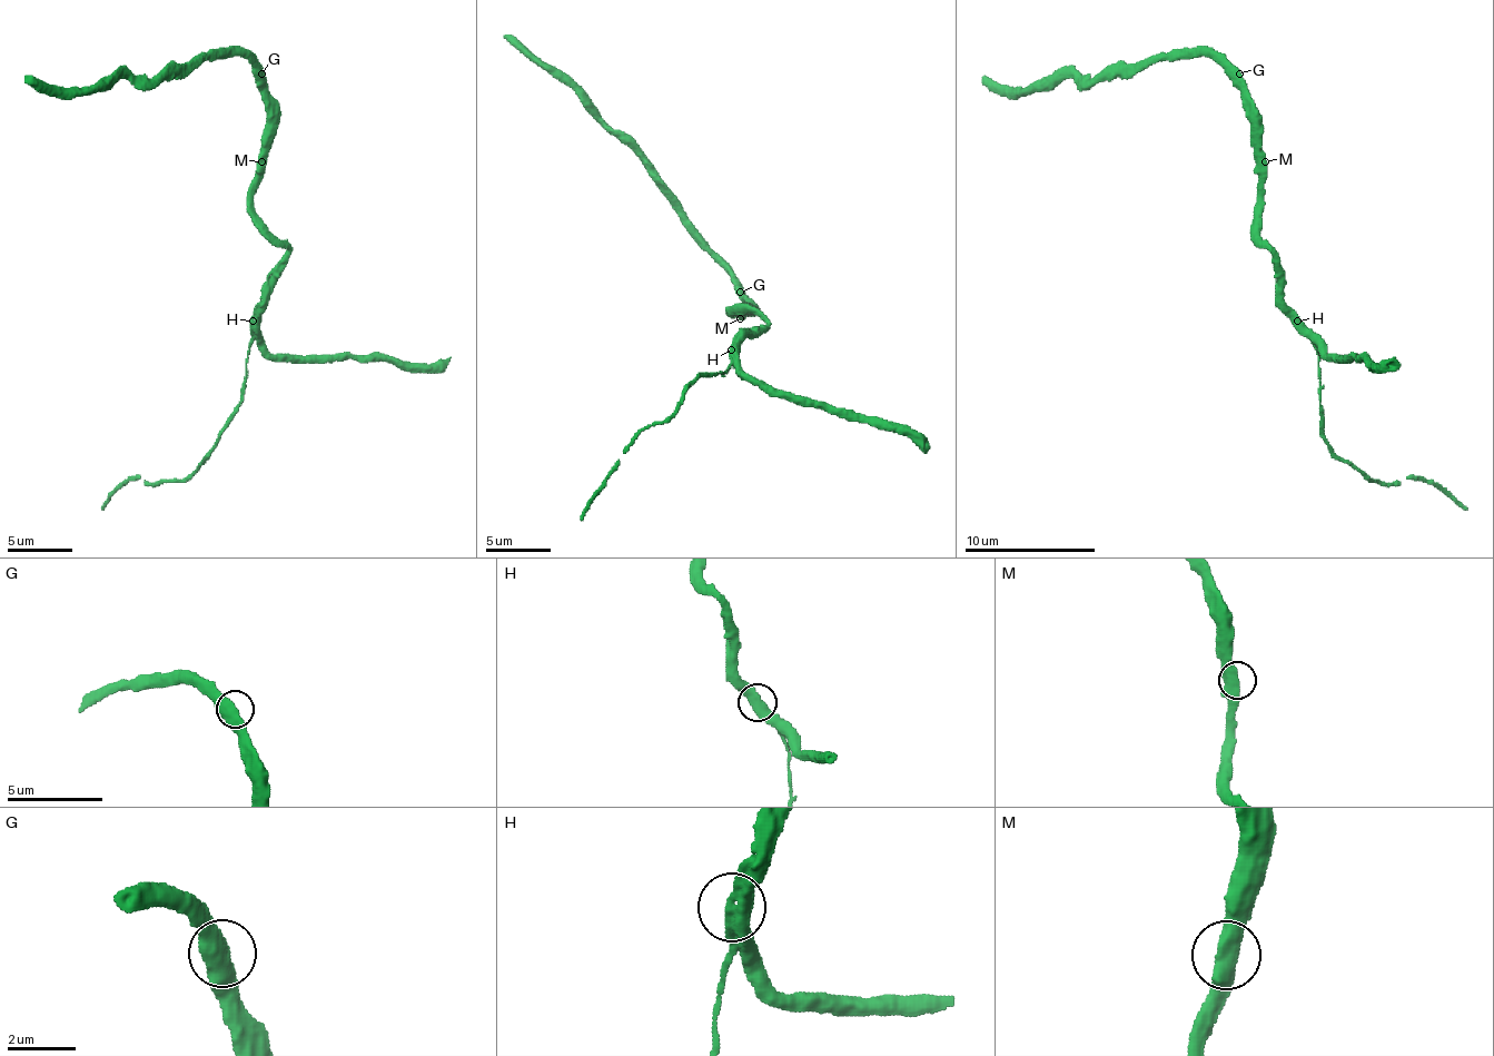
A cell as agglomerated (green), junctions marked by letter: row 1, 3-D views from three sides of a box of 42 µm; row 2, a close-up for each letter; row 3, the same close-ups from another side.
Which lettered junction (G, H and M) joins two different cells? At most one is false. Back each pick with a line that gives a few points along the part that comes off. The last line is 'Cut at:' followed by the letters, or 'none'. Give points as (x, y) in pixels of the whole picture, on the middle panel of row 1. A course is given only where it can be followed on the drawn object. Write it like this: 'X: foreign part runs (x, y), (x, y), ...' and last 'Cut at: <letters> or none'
Cut at: none

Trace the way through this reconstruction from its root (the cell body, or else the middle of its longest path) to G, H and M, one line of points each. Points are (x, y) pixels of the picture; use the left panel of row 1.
G: (251, 204), (251, 181), (258, 168), (261, 136), (268, 122), (268, 89), (261, 73)
H: (251, 204), (251, 214), (287, 250), (284, 266), (271, 286), (268, 306), (251, 322)
M: (251, 204), (251, 181), (261, 161)

